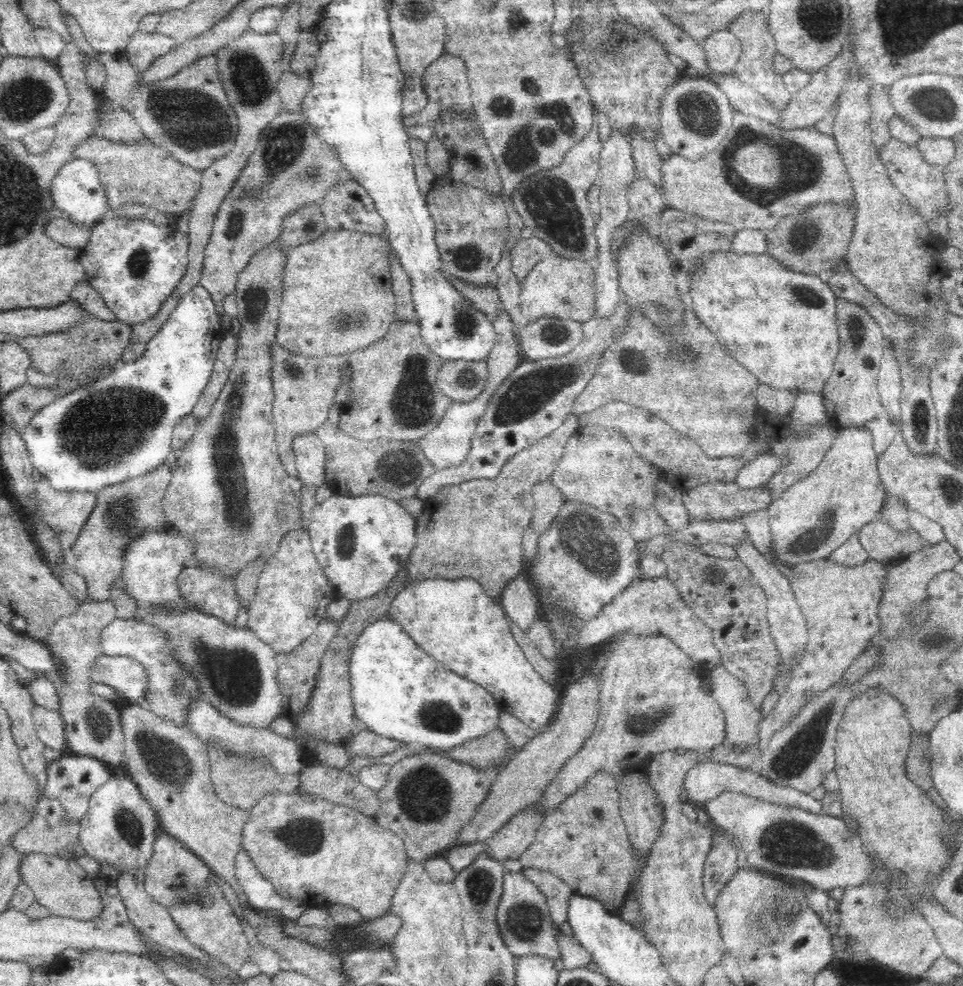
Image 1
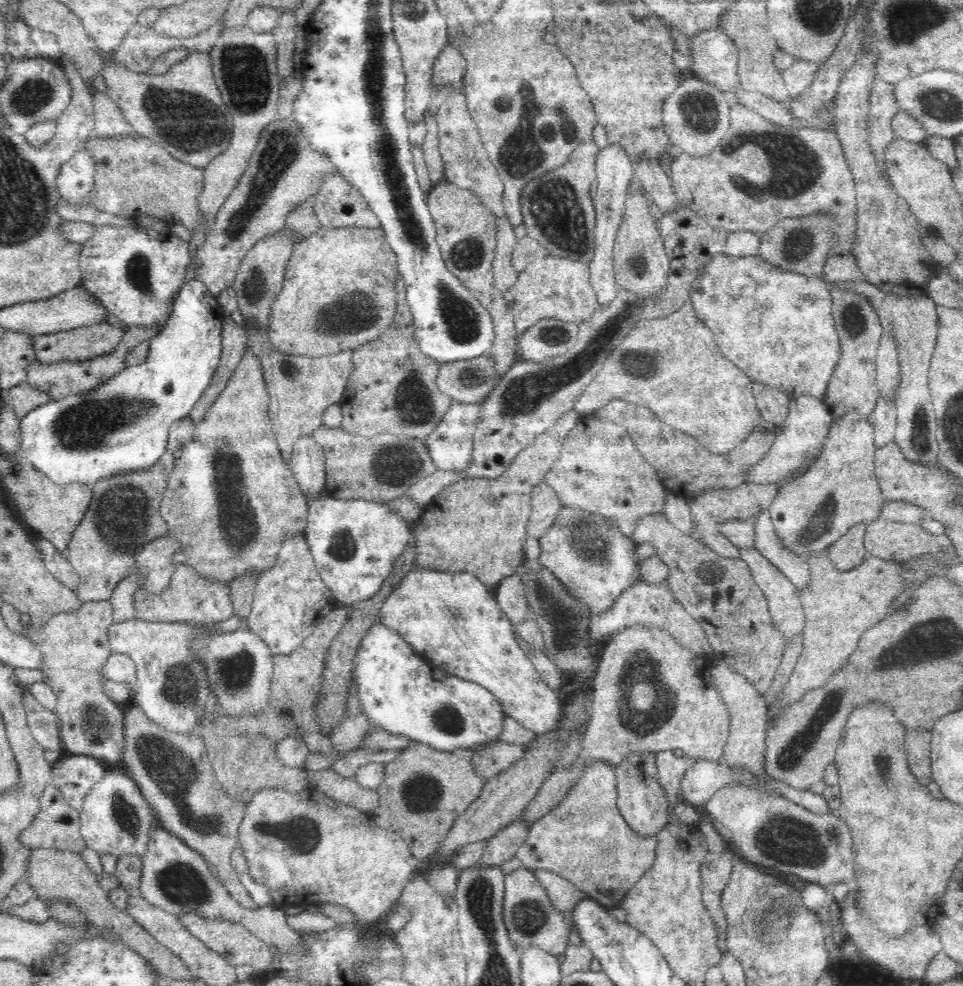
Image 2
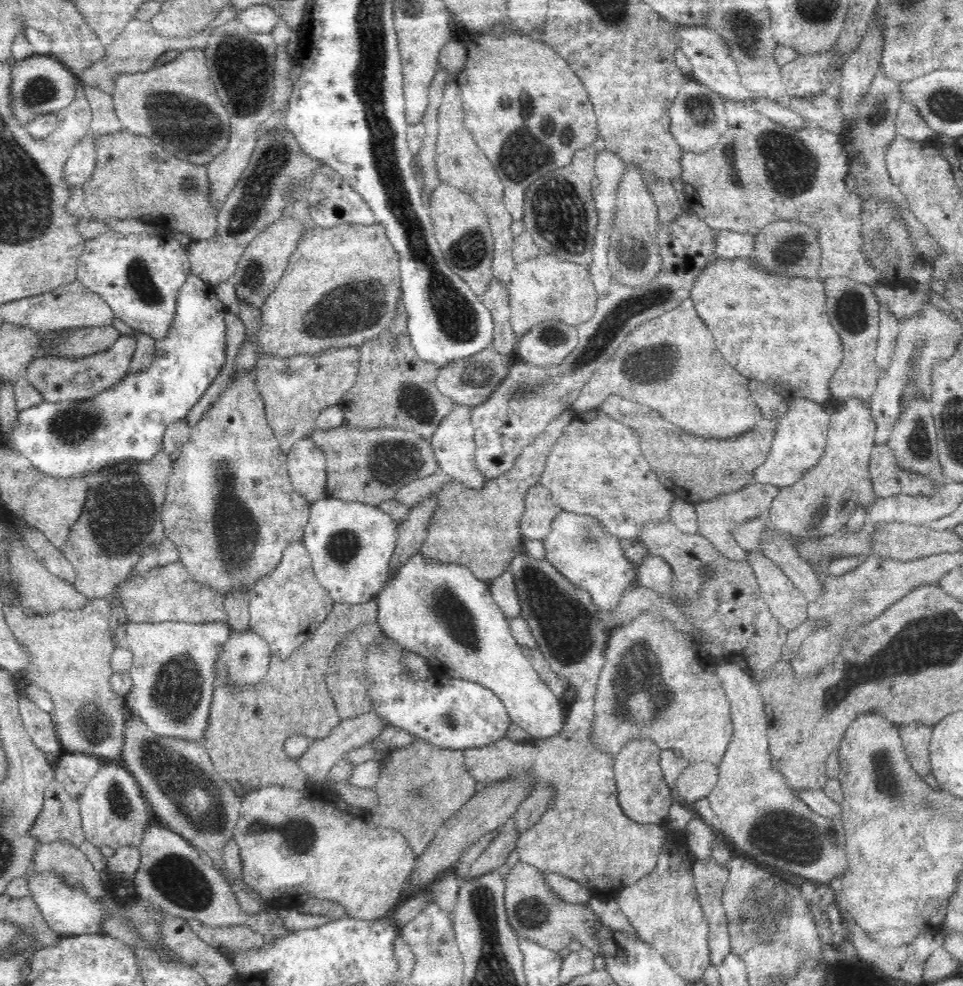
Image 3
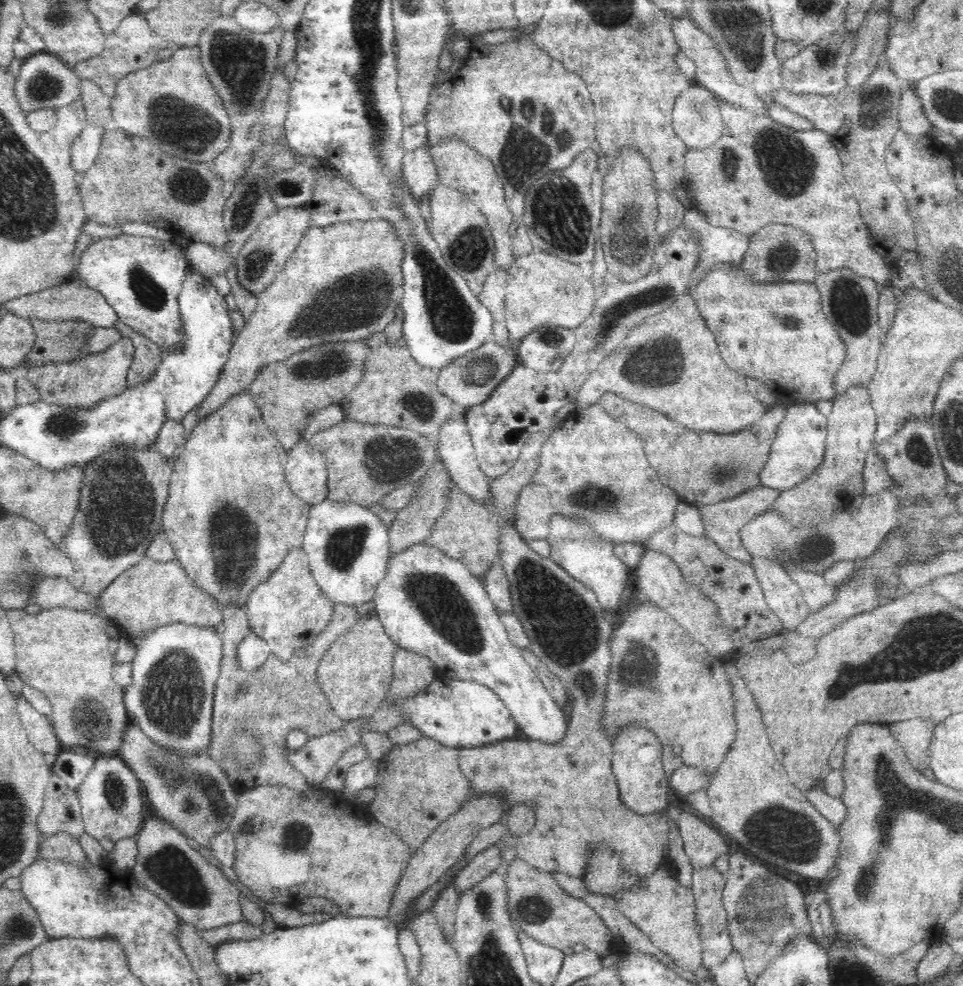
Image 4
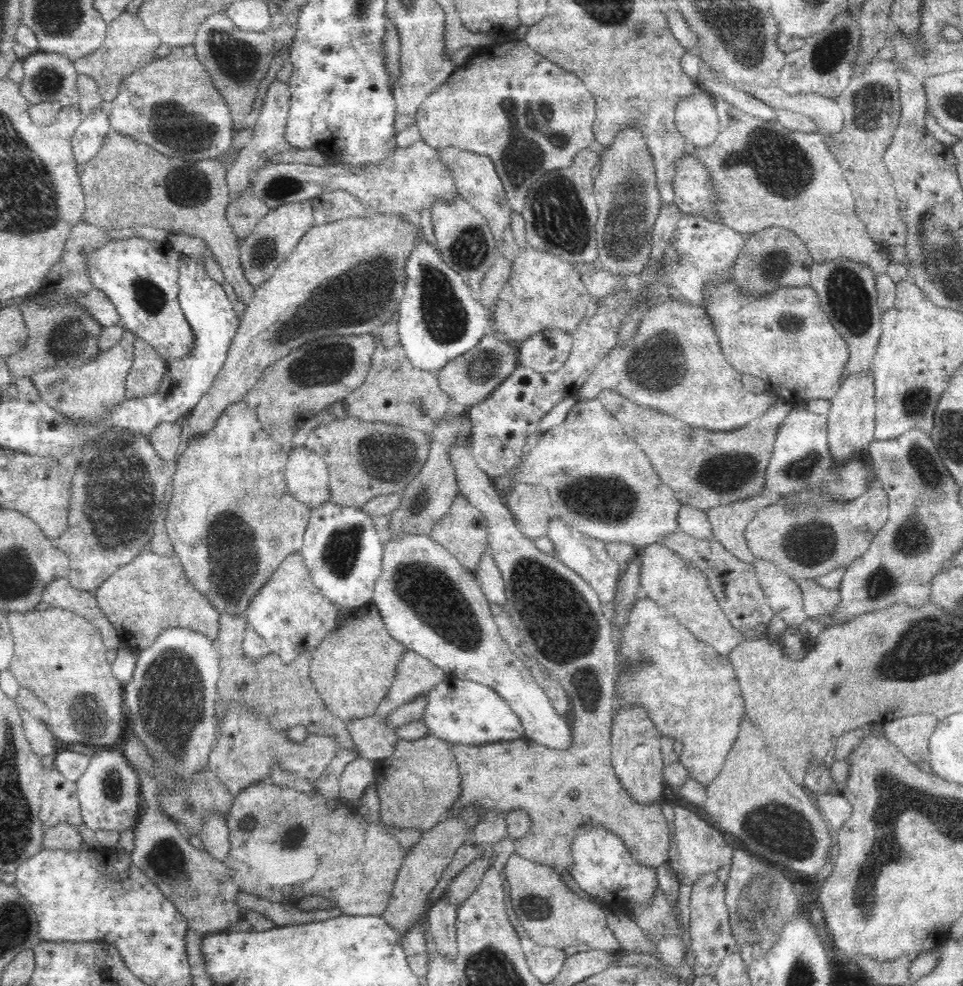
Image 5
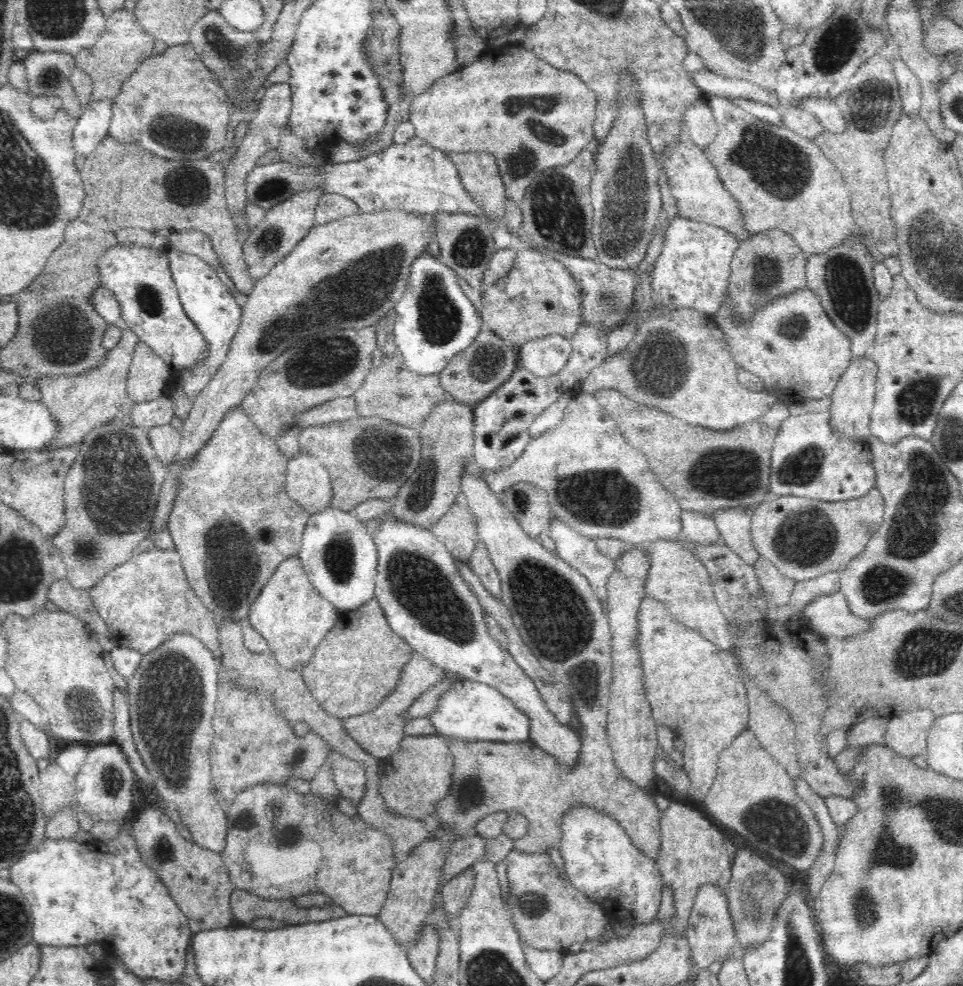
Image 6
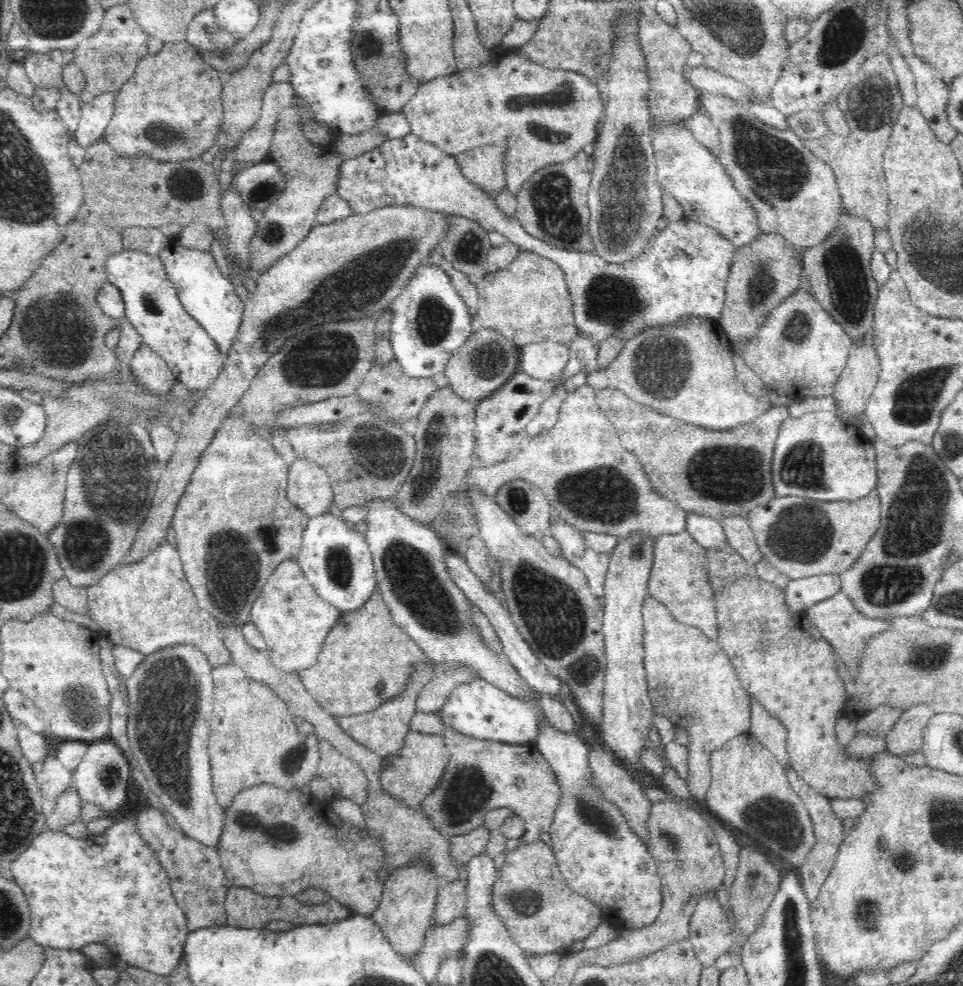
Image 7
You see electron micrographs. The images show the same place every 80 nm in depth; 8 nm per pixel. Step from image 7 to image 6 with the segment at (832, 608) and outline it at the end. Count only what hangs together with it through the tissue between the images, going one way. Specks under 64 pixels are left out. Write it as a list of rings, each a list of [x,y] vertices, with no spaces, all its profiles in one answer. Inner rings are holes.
[[[841,591],[833,594],[834,596],[818,596],[806,606],[804,616],[808,618],[810,626],[820,634],[834,636],[852,636],[858,630],[866,630],[868,624],[848,610]]]

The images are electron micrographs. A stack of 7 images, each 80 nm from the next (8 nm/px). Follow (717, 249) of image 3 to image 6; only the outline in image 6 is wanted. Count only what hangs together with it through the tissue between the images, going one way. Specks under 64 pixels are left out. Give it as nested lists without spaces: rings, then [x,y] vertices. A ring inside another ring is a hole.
[[[686,217],[671,219],[664,234],[664,248],[660,250],[656,266],[652,268],[651,292],[654,304],[641,320],[654,312],[684,308],[692,308],[713,317],[722,303],[728,300],[731,262],[740,243],[738,237],[724,228]]]

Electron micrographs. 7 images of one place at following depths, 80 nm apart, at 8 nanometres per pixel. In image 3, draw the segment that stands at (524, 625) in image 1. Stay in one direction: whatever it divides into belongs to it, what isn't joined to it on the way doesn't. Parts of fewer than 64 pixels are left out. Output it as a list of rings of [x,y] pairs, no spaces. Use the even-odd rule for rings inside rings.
[[[508,569],[504,570],[499,578],[489,582],[492,598],[496,601],[500,609],[502,609],[507,619],[518,618],[520,612],[522,612],[520,597],[518,597],[516,583],[514,582],[514,576]]]

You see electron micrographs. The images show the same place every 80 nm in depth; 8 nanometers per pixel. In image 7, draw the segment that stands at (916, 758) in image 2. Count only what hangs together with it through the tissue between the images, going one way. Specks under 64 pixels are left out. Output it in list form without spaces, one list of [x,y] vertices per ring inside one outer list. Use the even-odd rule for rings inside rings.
[[[927,704],[910,706],[900,715],[899,721],[887,734],[887,751],[899,756],[922,752],[922,734],[934,715],[932,707]]]

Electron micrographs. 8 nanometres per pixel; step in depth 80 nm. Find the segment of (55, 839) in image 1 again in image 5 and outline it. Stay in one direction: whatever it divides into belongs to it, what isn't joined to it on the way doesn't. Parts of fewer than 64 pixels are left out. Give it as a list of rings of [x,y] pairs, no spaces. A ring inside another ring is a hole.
[[[55,767],[45,771],[43,780],[40,821],[45,830],[60,823],[78,828],[83,823],[83,817],[77,796],[77,783],[68,781]]]

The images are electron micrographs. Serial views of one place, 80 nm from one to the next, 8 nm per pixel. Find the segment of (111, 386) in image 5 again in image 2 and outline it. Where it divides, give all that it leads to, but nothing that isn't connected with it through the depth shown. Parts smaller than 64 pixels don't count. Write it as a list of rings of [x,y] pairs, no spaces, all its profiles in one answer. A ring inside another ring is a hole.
[[[146,326],[128,327],[123,340],[112,354],[97,356],[96,359],[84,363],[60,362],[54,365],[44,365],[35,361],[27,369],[26,380],[38,390],[48,393],[52,401],[57,401],[73,394],[83,394],[83,392],[88,392],[94,387],[104,384],[107,380],[110,380],[110,377],[114,377],[118,372],[125,370],[127,368],[125,363],[127,352],[130,352],[130,349],[133,349],[137,344],[153,339],[157,331],[159,330],[147,328]]]

